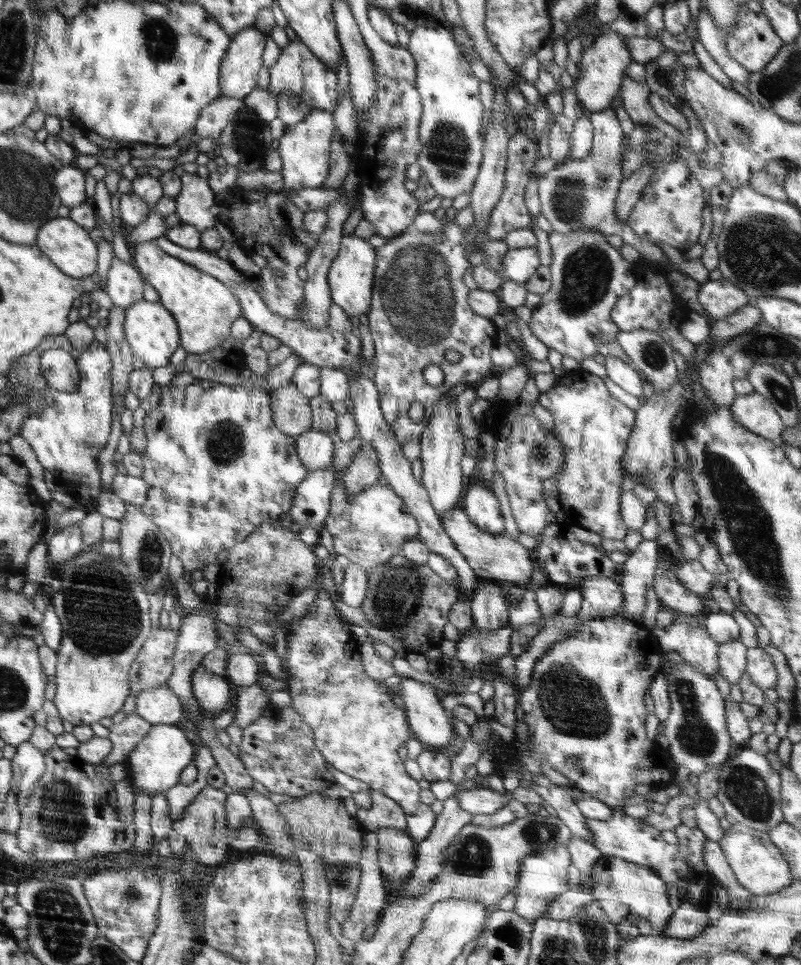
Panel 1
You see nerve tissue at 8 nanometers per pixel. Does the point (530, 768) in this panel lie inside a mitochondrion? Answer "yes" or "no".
no

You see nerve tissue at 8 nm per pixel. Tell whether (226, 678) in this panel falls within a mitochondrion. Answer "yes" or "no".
no

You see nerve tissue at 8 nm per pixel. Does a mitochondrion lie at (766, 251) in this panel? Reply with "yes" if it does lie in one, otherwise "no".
yes

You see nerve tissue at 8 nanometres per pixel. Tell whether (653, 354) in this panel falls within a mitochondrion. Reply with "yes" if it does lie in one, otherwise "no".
yes

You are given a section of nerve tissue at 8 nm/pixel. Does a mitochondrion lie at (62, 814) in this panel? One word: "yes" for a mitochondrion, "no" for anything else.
yes

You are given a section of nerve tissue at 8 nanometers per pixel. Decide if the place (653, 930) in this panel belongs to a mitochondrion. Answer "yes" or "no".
no

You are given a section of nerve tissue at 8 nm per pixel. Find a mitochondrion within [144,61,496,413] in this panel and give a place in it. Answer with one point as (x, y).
(417, 290)

